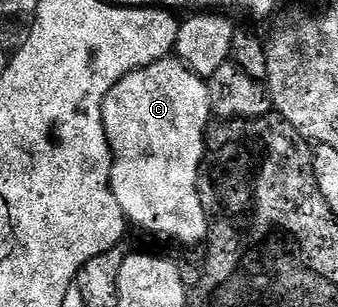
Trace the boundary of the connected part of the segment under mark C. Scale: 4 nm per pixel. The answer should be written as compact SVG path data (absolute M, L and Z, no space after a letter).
M177 56L161 58L148 68L133 70L102 105L102 119L108 136L112 165L110 187L131 223L142 230L175 238L178 242L206 242L206 217L198 195L198 175L206 154L206 131L212 122L207 79L196 76Z

